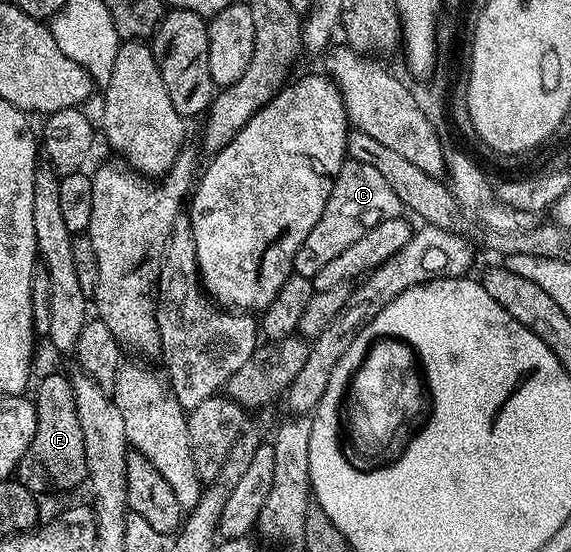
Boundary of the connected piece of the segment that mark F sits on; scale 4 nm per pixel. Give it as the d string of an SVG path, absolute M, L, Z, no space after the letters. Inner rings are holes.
M53 372L37 384L37 425L35 438L27 446L27 454L17 464L16 480L34 494L41 492L69 492L86 483L87 454L83 446L83 429L79 426L79 410L75 410L73 382L68 375Z

